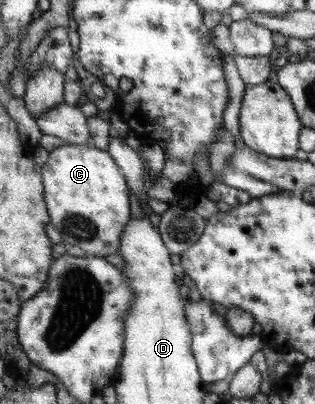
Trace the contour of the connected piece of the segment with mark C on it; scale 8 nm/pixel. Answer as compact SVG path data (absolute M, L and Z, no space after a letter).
M63 144L49 152L44 167L44 204L50 215L50 223L60 232L61 241L76 245L86 255L101 257L117 253L124 227L130 223L128 189L123 173L115 165L107 151L99 151L92 145Z

